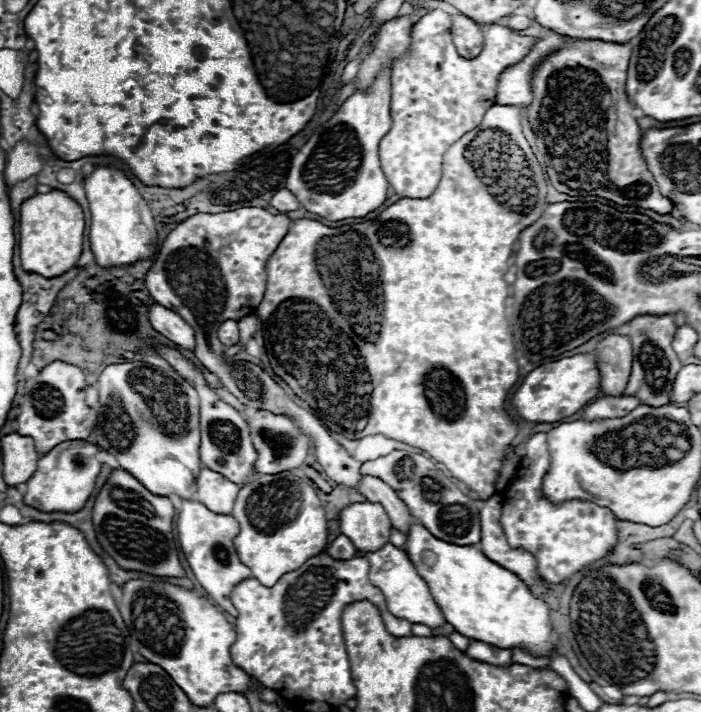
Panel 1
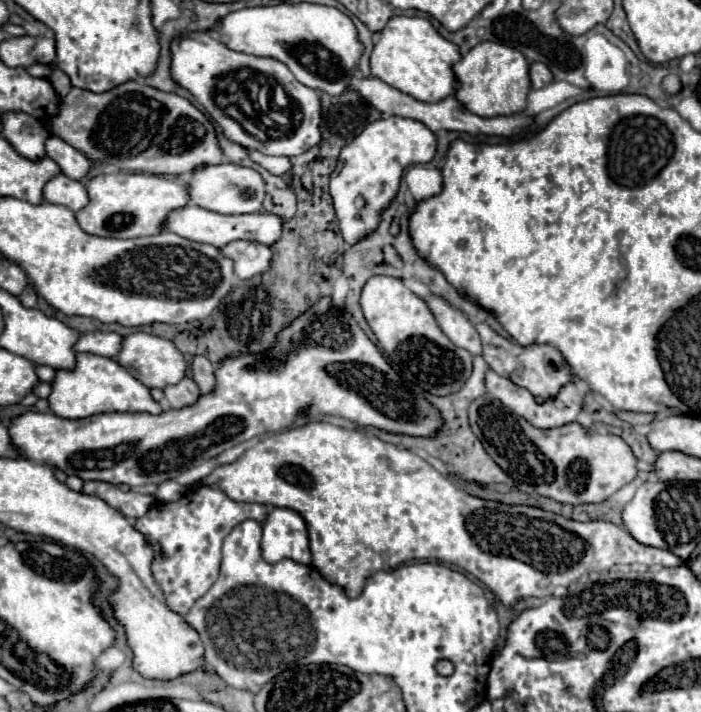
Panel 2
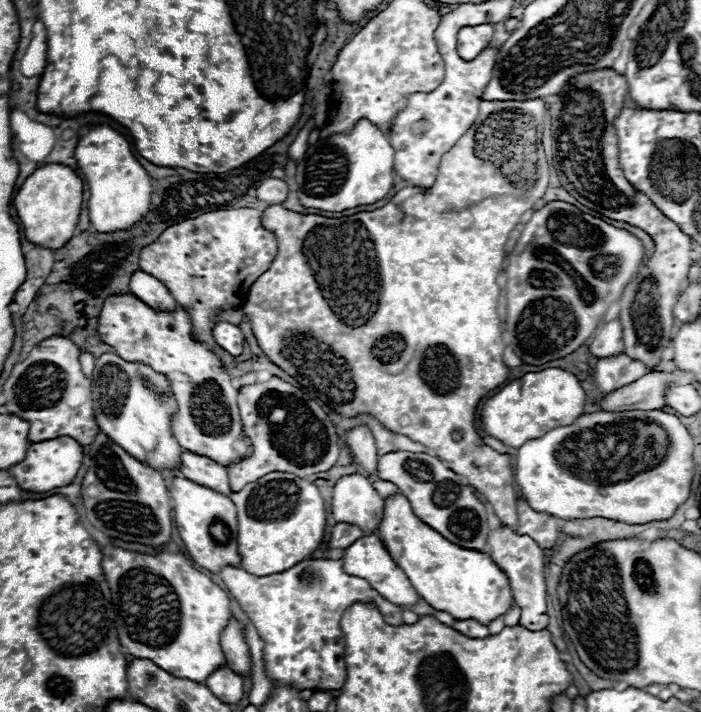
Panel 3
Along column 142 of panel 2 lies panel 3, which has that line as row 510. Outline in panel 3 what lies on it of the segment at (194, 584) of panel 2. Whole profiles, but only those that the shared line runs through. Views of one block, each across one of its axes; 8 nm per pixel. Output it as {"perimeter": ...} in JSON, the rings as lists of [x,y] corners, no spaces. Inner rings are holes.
{"perimeter":[[[522,496],[516,498],[516,514],[518,514],[516,534],[530,536],[542,550],[552,550],[558,544],[560,520],[556,516],[532,510]]]}

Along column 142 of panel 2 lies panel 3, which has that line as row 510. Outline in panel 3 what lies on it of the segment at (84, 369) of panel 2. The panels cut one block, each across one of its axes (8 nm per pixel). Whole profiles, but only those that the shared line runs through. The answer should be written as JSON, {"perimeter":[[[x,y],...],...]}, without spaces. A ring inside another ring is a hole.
{"perimeter":[[[402,494],[386,498],[384,504],[386,512],[378,528],[380,538],[416,592],[432,608],[444,610],[456,620],[472,618],[480,624],[490,624],[494,618],[504,616],[514,606],[510,582],[488,554],[460,548],[446,540],[442,534],[434,532],[428,524],[414,516],[410,502]]]}

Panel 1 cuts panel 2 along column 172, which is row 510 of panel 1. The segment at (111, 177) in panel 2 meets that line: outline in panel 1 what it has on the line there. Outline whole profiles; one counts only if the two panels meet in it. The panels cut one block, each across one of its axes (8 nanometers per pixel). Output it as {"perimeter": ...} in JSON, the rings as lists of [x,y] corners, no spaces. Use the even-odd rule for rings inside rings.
{"perimeter":[[[182,500],[182,510],[178,512],[176,528],[178,528],[178,540],[182,546],[182,552],[190,564],[198,584],[208,592],[208,596],[222,610],[226,610],[232,616],[238,616],[236,608],[230,602],[232,588],[252,576],[250,568],[246,568],[240,562],[236,548],[234,548],[234,538],[238,534],[238,522],[232,516],[216,514],[216,512],[208,510],[204,504],[200,504],[196,500]]]}

